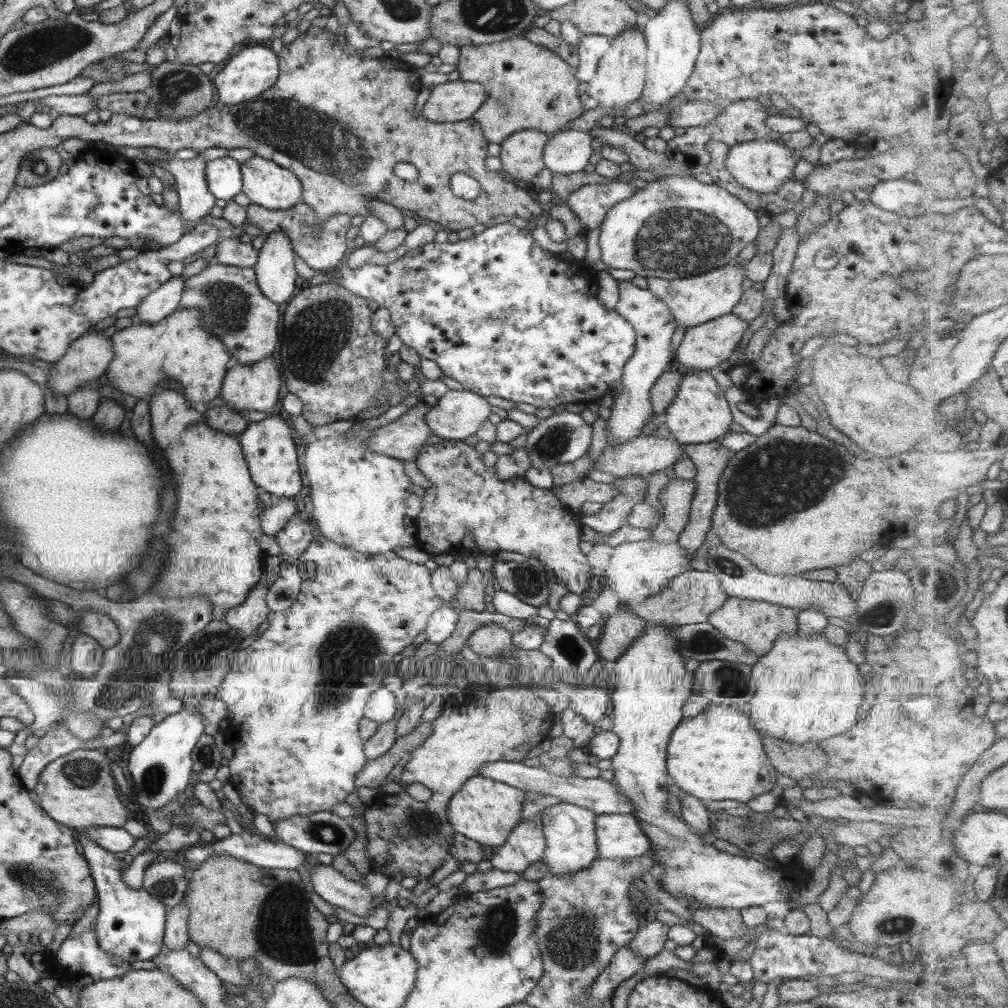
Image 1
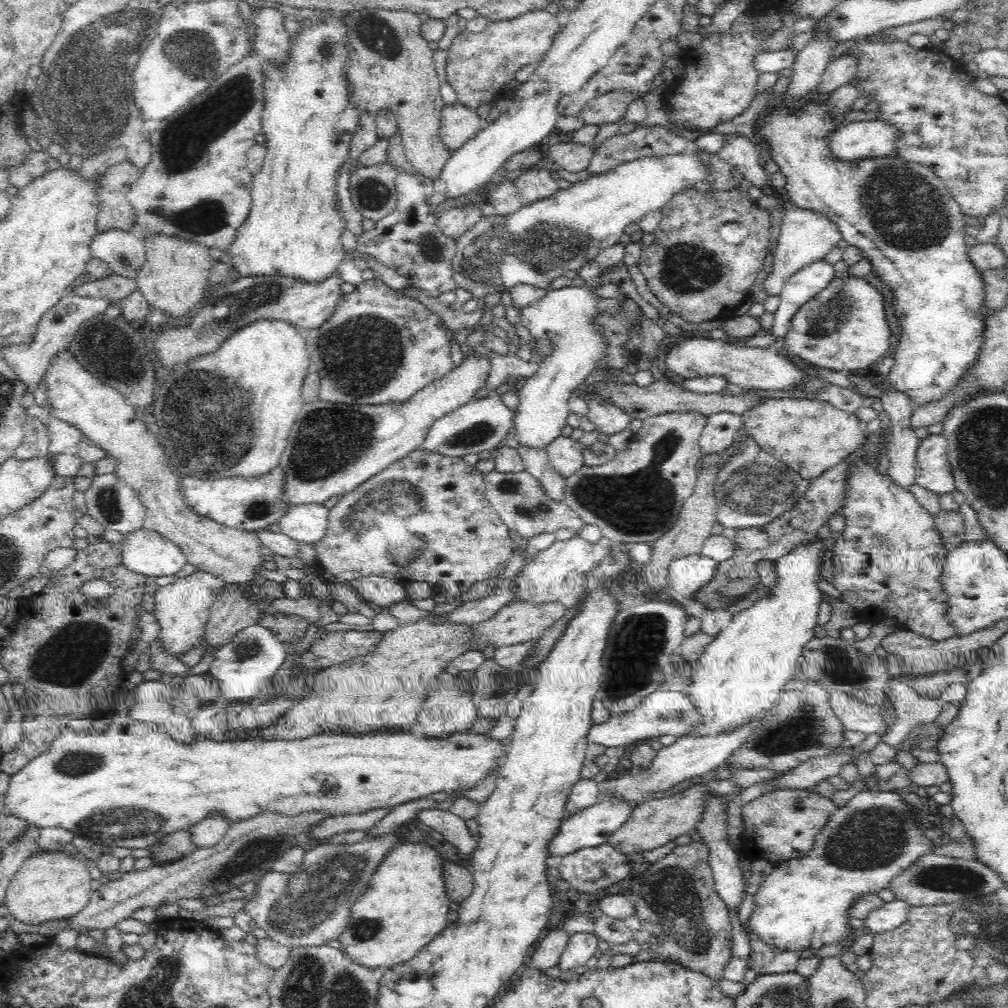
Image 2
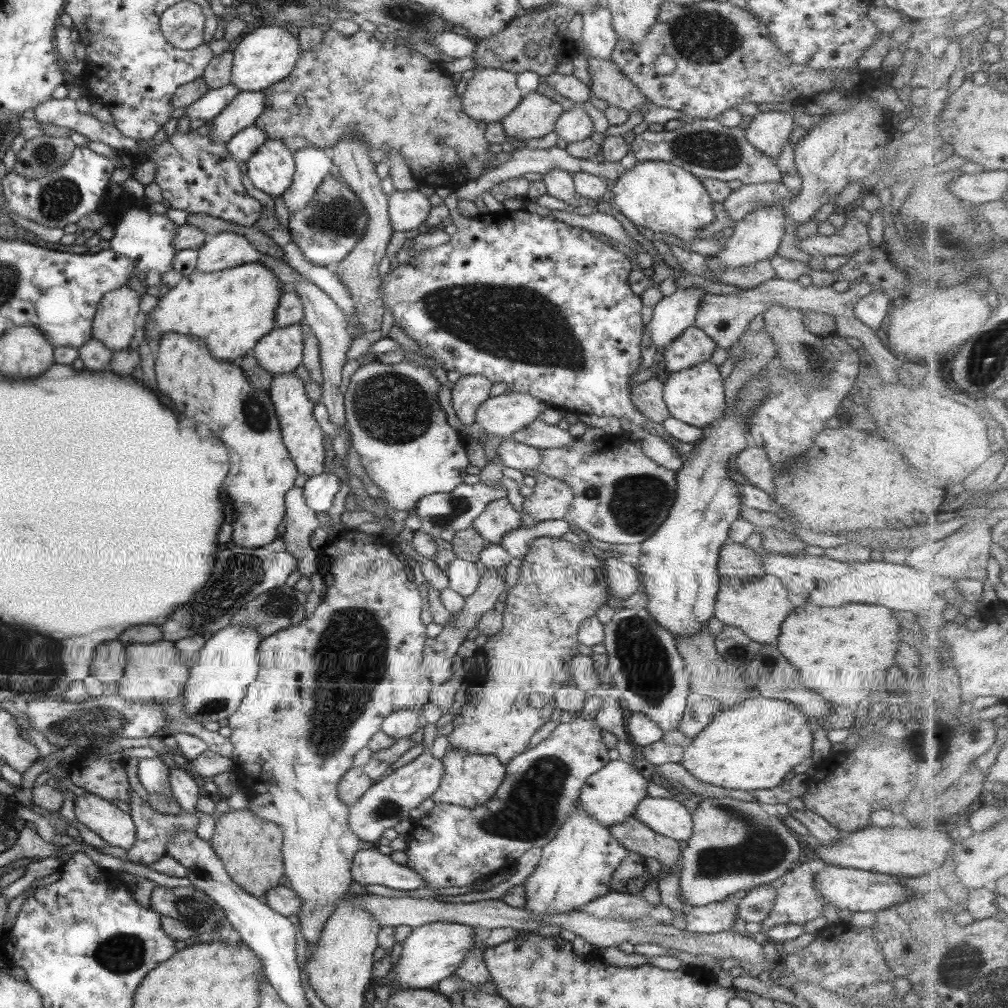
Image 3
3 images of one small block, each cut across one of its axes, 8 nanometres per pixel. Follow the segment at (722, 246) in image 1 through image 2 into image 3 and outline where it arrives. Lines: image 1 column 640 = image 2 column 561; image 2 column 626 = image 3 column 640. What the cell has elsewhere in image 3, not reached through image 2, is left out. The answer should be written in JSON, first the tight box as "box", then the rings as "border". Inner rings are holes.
{"box":[611,162,715,242],"border":[[[639,162],[619,176],[612,185],[611,202],[634,226],[649,228],[653,232],[674,234],[683,242],[687,242],[697,239],[695,231],[715,219],[711,198],[701,186],[700,180],[687,170],[669,162]]]}

